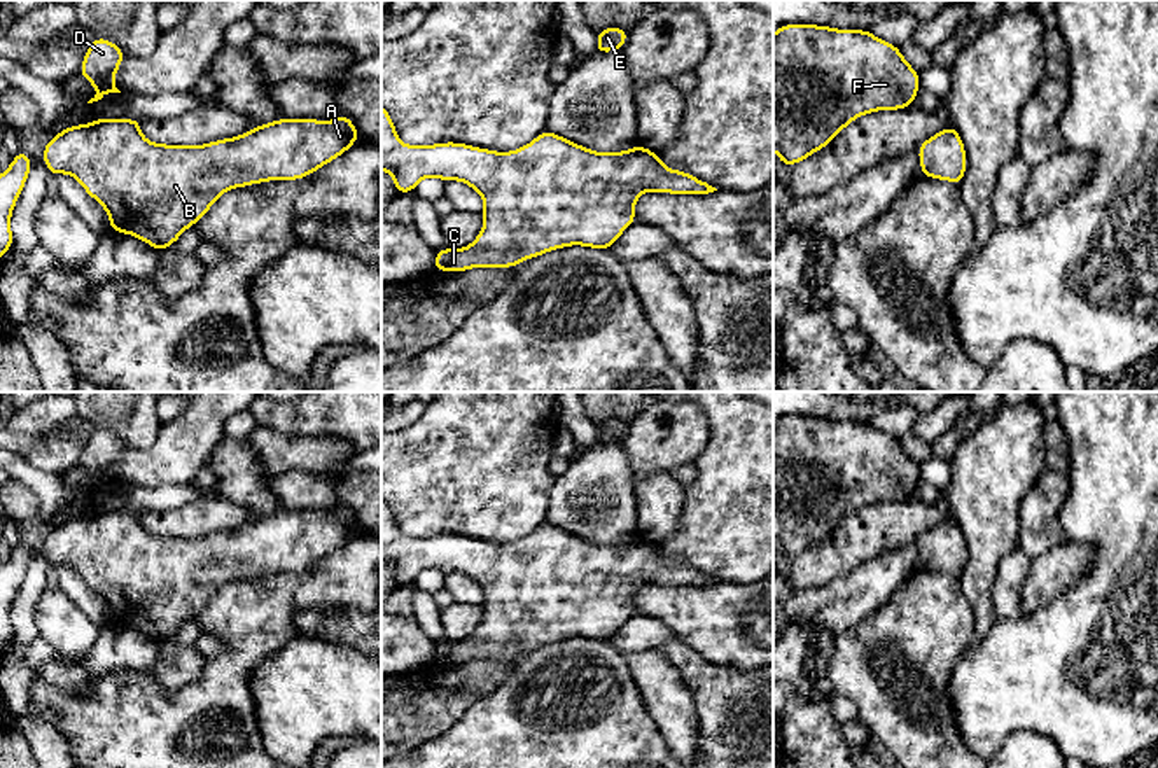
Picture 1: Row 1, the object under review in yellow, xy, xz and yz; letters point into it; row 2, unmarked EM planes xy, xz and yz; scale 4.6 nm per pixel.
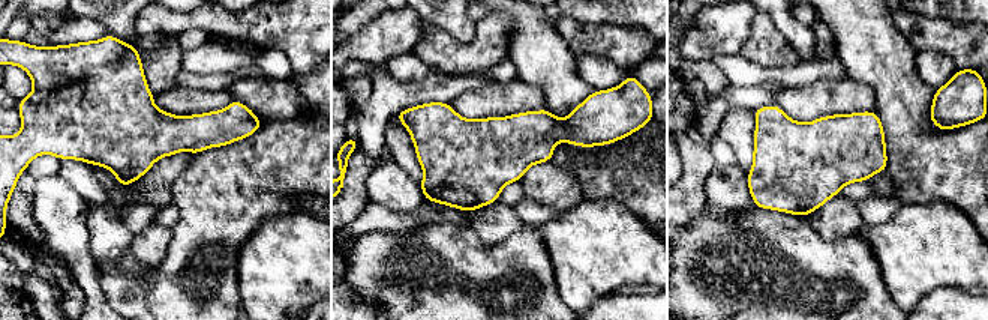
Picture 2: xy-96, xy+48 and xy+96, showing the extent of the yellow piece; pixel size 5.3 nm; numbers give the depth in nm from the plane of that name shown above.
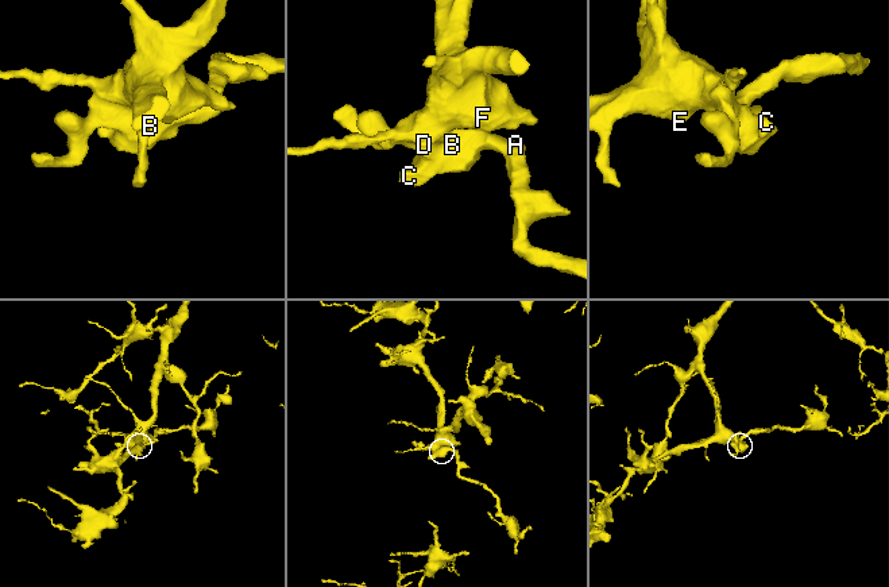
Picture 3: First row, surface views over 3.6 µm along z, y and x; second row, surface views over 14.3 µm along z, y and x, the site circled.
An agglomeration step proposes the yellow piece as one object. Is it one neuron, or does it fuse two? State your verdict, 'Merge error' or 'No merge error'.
No merge error

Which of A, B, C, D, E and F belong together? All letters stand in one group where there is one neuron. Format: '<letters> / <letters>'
A B C D E F

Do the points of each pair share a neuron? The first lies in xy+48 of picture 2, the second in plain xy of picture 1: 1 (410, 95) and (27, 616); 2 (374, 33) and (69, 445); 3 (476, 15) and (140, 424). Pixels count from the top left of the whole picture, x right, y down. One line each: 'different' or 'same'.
1: same
2: same
3: different

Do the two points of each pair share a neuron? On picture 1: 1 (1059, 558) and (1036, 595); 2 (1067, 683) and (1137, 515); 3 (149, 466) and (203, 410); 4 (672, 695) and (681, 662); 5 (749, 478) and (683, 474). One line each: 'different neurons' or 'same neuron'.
1: same neuron
2: same neuron
3: same neuron
4: different neurons
5: different neurons

